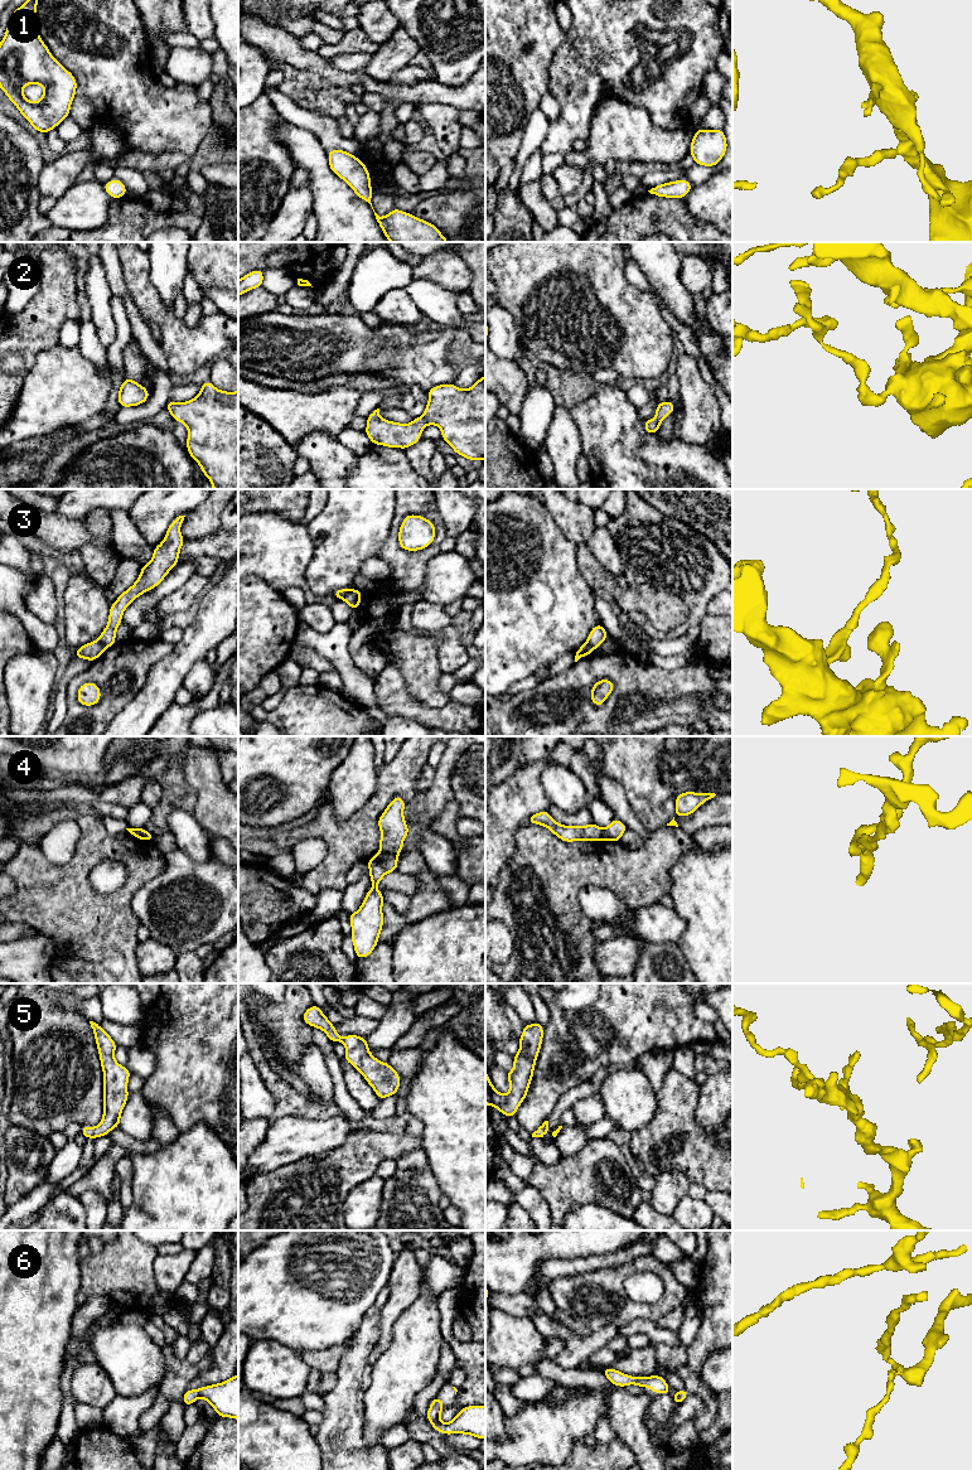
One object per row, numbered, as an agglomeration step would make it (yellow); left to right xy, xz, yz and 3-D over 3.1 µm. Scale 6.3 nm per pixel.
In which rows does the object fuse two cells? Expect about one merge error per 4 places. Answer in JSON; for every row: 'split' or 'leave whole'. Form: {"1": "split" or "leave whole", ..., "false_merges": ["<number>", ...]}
{"1": "leave whole", "2": "leave whole", "3": "split", "4": "split", "5": "leave whole", "6": "leave whole", "false_merges": ["3", "4"]}

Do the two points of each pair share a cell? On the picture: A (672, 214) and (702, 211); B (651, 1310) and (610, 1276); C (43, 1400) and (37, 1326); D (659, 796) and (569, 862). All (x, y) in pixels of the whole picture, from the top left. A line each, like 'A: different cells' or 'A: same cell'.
A: different cells
B: same cell
C: same cell
D: different cells

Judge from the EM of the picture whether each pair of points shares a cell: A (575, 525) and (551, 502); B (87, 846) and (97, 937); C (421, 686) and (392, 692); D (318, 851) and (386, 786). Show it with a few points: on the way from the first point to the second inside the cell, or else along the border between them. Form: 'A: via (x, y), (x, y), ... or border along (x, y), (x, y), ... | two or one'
A: via (569, 518), (557, 507) | one
B: via (80, 869), (80, 914) | one
C: border along (391, 665), (399, 670), (407, 691), (431, 707) | two
D: border along (317, 836), (325, 845), (325, 856), (310, 870) | two

